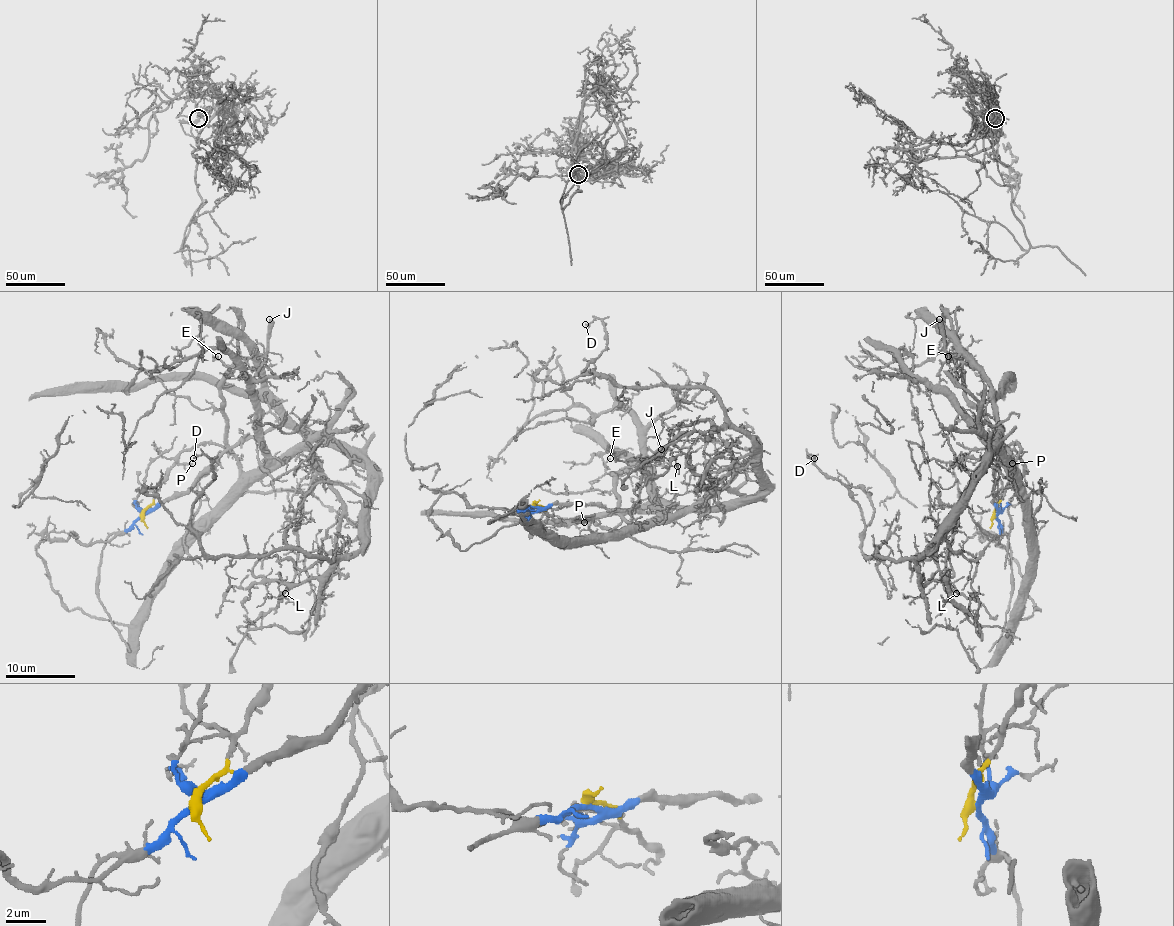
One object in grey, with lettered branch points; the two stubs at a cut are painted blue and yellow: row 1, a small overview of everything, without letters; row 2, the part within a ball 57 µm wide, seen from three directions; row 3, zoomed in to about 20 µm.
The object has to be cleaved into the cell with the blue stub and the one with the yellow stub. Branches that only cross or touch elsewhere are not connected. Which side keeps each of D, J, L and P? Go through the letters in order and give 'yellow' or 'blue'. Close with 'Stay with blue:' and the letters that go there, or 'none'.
D: blue
J: blue
L: blue
P: yellow
Stay with blue: D, J, L

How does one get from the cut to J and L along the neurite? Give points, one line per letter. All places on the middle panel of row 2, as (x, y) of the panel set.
J: (534, 506), (576, 502), (604, 504), (620, 511), (665, 513), (672, 506), (658, 499), (651, 474), (662, 448)
L: (534, 506), (733, 509), (760, 490), (760, 457), (741, 431), (681, 432), (669, 445), (677, 466)

